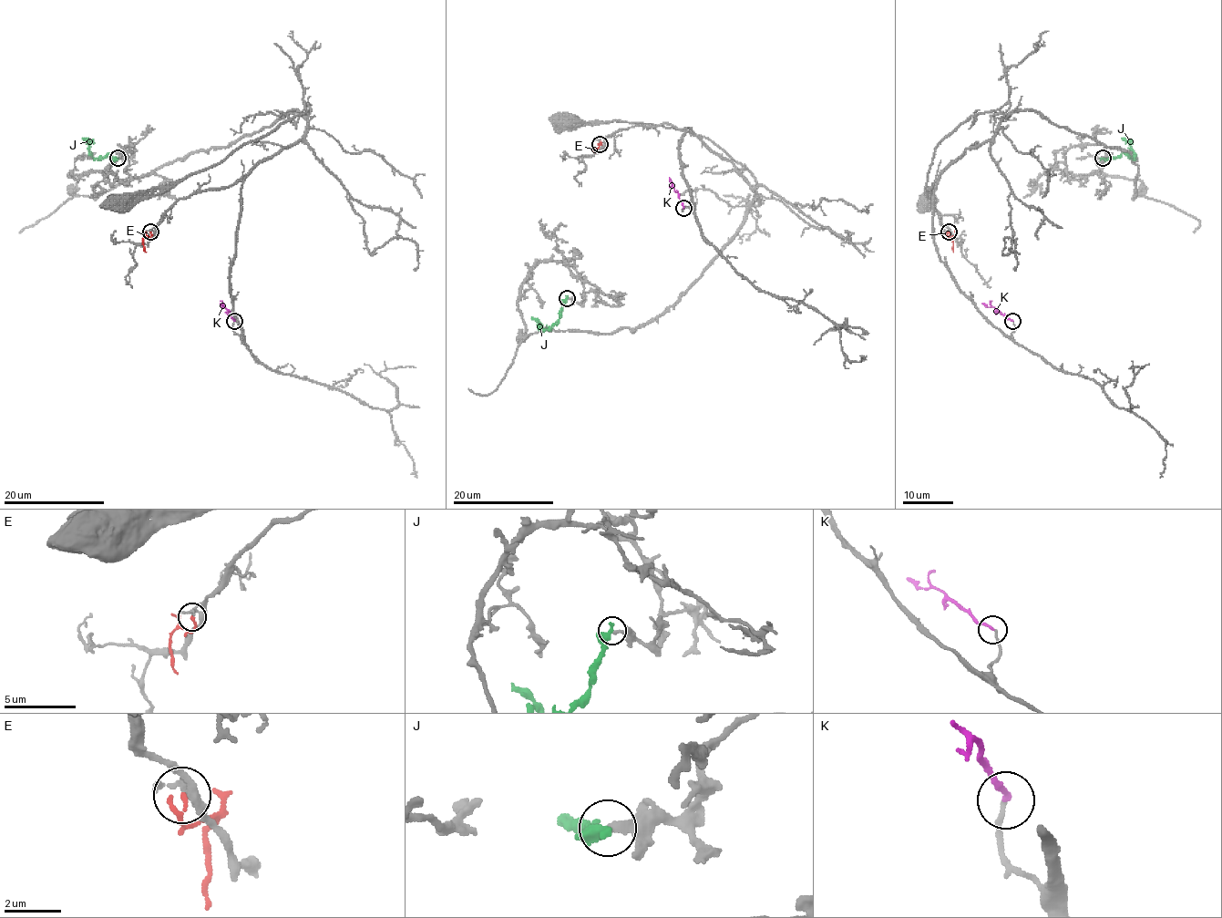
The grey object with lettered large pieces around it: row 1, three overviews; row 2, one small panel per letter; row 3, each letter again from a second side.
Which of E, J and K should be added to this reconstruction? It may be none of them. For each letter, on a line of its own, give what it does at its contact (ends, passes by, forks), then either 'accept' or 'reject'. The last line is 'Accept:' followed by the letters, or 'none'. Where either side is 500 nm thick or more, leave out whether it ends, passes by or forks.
E: it passes by | reject
J: it passes by | reject
K: it ends | accept
Accept: K

